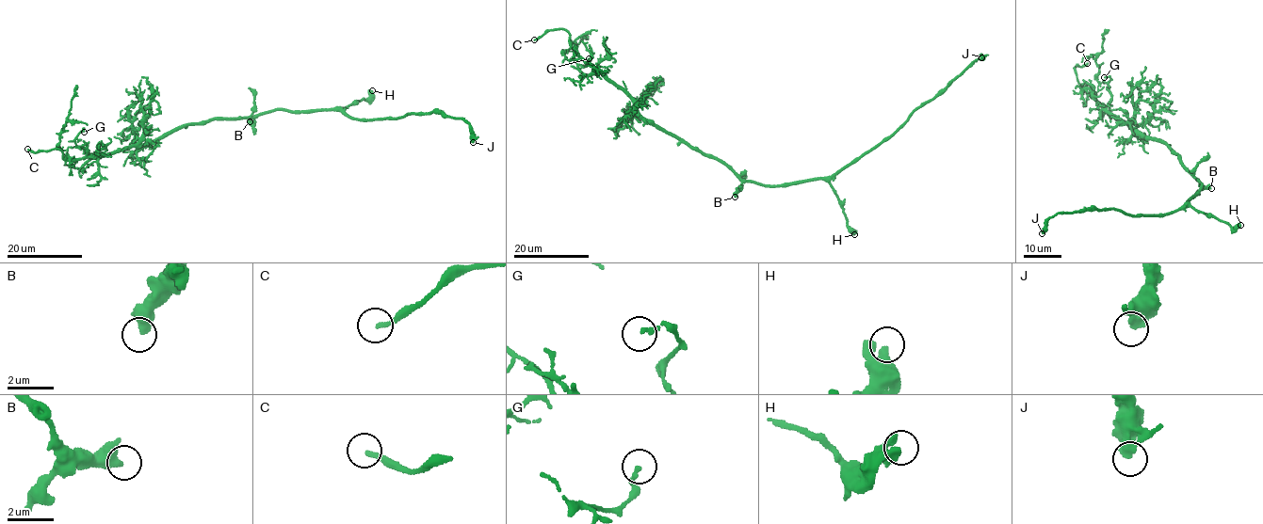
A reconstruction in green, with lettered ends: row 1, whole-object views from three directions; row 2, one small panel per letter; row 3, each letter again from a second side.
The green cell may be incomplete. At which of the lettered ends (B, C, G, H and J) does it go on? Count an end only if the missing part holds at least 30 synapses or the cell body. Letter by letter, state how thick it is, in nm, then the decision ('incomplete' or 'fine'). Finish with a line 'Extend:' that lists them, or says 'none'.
B: 360 nm | fine
C: 200 nm | incomplete
G: 170 nm | fine
H: 260 nm | fine
J: 440 nm | fine
Extend: C

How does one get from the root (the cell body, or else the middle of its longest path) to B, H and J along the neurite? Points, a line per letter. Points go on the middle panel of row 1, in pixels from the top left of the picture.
B: (741, 179), (735, 197)
H: (741, 179), (785, 186), (825, 179), (836, 196), (849, 230), (854, 234)
J: (741, 179), (785, 186), (819, 178), (831, 179), (887, 140), (917, 108), (935, 98), (971, 63), (981, 57)

